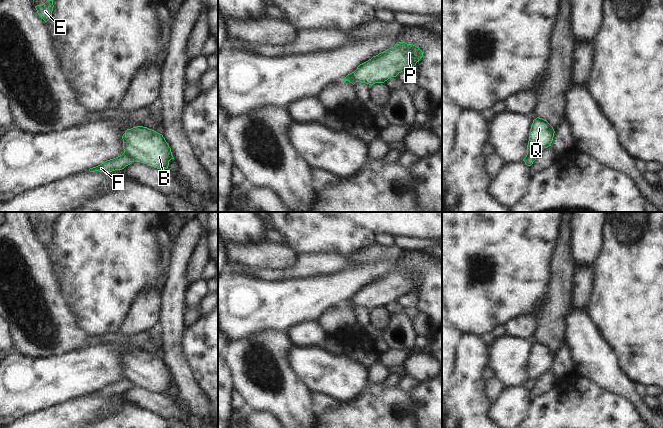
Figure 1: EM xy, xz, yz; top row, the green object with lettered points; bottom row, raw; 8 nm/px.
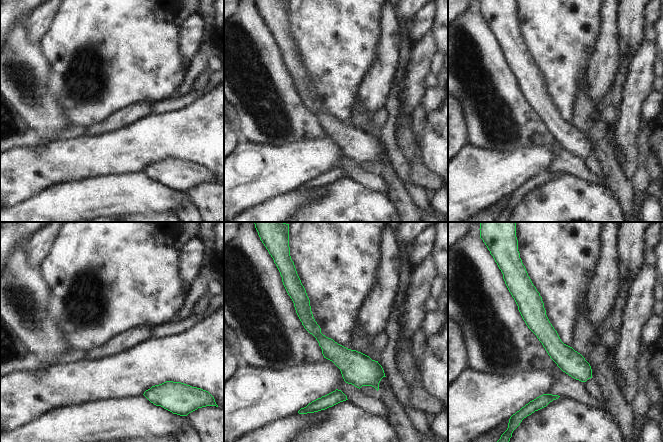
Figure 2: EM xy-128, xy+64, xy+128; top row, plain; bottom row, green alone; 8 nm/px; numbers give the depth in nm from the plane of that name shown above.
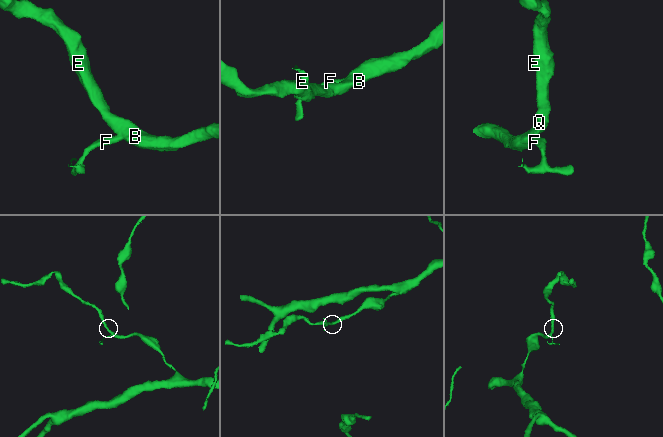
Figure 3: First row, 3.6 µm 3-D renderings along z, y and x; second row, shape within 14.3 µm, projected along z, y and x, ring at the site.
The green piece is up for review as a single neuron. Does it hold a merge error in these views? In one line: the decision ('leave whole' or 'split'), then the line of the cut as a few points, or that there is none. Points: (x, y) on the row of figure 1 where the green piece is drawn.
split; cut xz (350, 73), (354, 82)

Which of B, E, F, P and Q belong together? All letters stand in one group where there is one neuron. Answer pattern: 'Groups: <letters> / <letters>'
Groups: B E P Q / F

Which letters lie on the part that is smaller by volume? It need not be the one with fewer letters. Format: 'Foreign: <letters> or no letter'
Foreign: F

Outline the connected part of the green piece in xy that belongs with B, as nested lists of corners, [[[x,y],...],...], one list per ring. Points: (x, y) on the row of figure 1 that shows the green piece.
[[[143,126],[127,129],[122,136],[124,153],[130,155],[135,162],[141,162],[157,169],[167,169],[169,161],[174,159],[171,148],[162,134]]]

